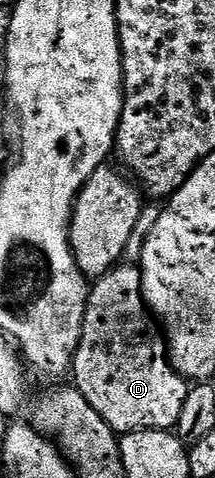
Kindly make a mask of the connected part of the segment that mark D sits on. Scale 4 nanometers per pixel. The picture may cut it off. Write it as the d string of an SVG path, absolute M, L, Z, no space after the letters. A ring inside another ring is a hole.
M118 263L116 268L109 269L102 276L96 277L92 281L87 306L85 307L85 321L83 322L83 334L79 338L79 346L73 355L73 367L71 369L72 383L91 402L91 406L112 426L113 431L118 434L127 432L151 432L154 430L173 430L176 429L179 422L179 416L182 413L183 404L187 399L191 387L190 381L186 380L180 372L174 368L173 363L169 361L167 351L167 341L153 315L149 310L149 305L145 303L145 295L141 289L141 270L136 263Z

